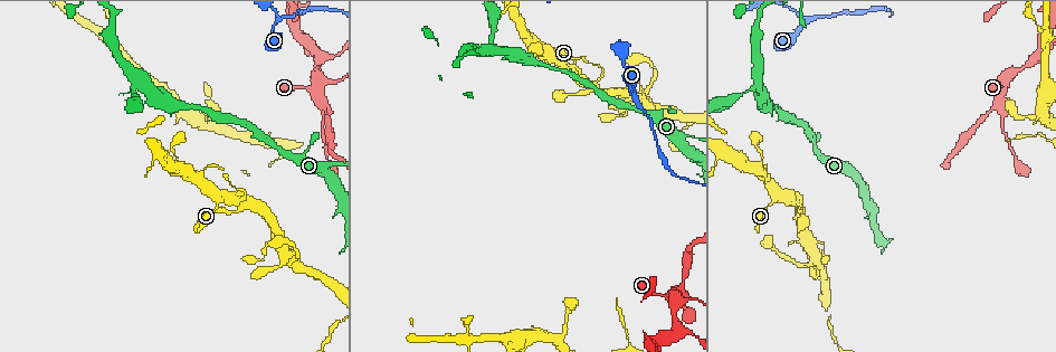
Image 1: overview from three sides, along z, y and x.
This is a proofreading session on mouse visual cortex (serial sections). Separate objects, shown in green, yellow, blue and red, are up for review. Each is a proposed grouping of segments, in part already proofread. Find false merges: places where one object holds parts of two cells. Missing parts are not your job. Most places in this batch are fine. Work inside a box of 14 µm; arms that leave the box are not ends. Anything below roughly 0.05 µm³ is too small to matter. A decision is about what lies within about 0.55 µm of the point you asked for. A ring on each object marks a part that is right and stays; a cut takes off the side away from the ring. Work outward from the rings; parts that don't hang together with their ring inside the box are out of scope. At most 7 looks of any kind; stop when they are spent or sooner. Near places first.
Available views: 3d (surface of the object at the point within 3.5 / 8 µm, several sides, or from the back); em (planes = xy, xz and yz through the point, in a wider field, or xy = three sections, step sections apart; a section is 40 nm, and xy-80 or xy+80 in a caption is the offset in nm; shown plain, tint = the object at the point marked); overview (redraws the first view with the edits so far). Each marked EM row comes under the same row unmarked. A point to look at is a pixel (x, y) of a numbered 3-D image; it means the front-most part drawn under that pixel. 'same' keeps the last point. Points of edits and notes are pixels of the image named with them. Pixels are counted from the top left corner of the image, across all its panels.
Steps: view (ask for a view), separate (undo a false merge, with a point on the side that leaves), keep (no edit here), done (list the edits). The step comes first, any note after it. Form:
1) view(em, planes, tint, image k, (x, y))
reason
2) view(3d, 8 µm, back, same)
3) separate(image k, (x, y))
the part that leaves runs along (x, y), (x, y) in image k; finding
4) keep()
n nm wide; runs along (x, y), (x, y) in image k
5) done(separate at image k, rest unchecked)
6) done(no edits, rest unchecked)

view(3d, 3.5 µm, image 1, (807, 21))
abrupt turn

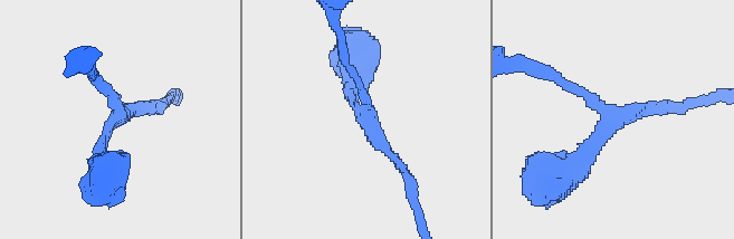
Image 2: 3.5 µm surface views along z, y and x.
view(em, xy, step 5, tint, image 2, (365, 125))

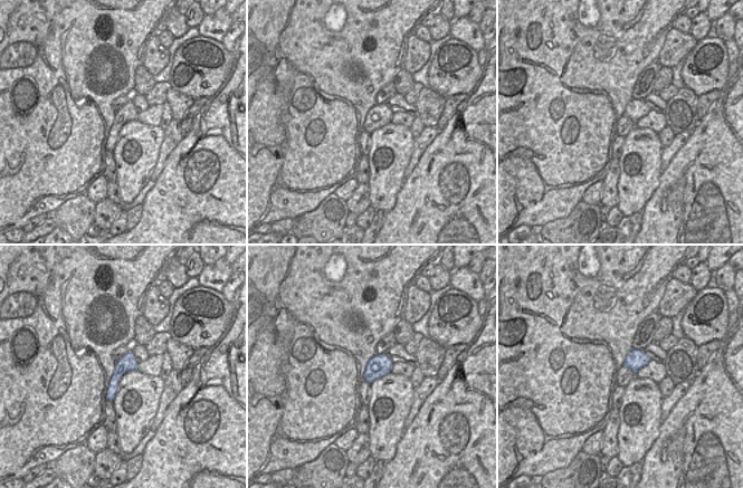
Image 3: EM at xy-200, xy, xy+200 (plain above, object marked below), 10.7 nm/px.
view(em, xy, step 1, tint, same)

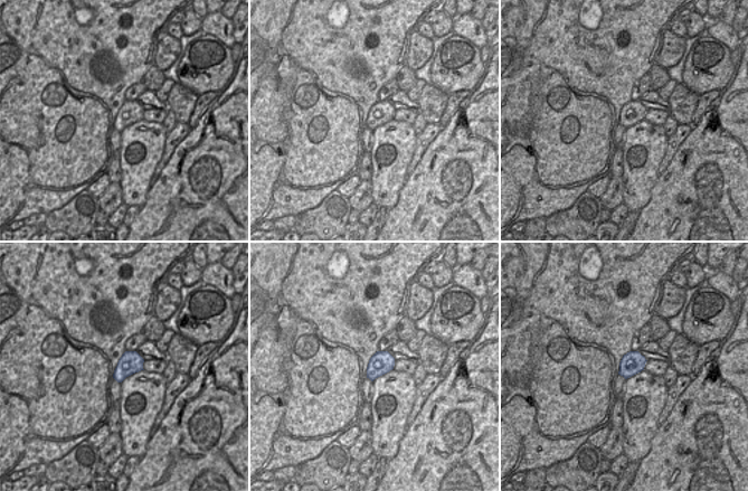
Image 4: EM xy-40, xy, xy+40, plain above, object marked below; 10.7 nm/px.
keep()
arms of 150, 150, 250 nm; runs along (107, 172), (101, 147), (117, 106), (96, 79) in image 2; one cell here

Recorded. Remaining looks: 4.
view(3d, 8 µm, image 1, (312, 86))
sharp bend

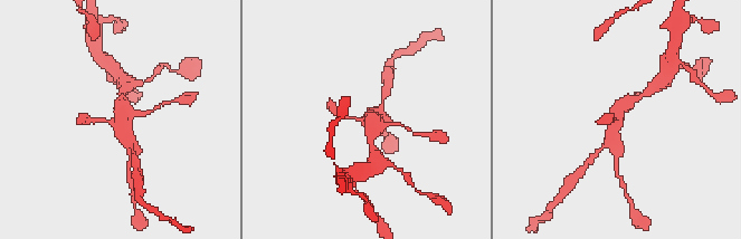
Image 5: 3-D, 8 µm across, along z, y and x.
view(3d, 3.5 µm, image 5, (620, 120))

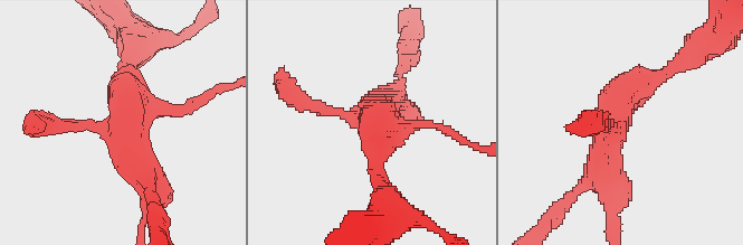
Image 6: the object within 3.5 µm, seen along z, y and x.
view(em, xy, step 5, tint, image 6, (117, 128))
shape alone is not enough

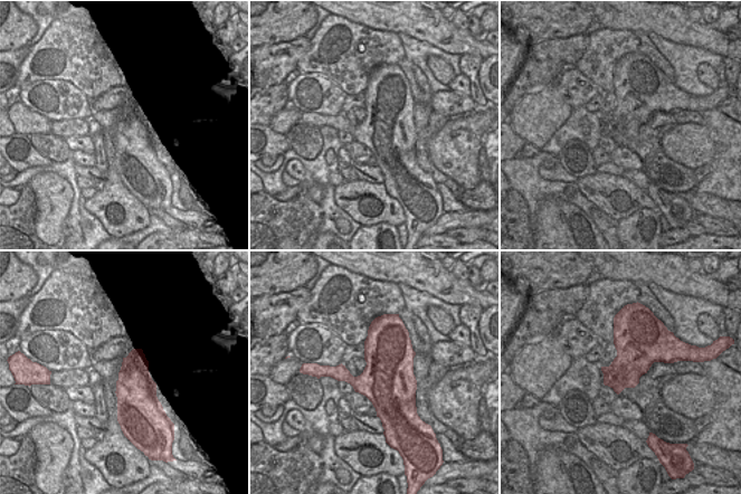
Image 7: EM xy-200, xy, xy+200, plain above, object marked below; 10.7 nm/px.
keep()
runs along (293, 95), (351, 118), (379, 115), (379, 152) in image 6; one cell here

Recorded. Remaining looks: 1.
done(no edits, rest unchecked)

